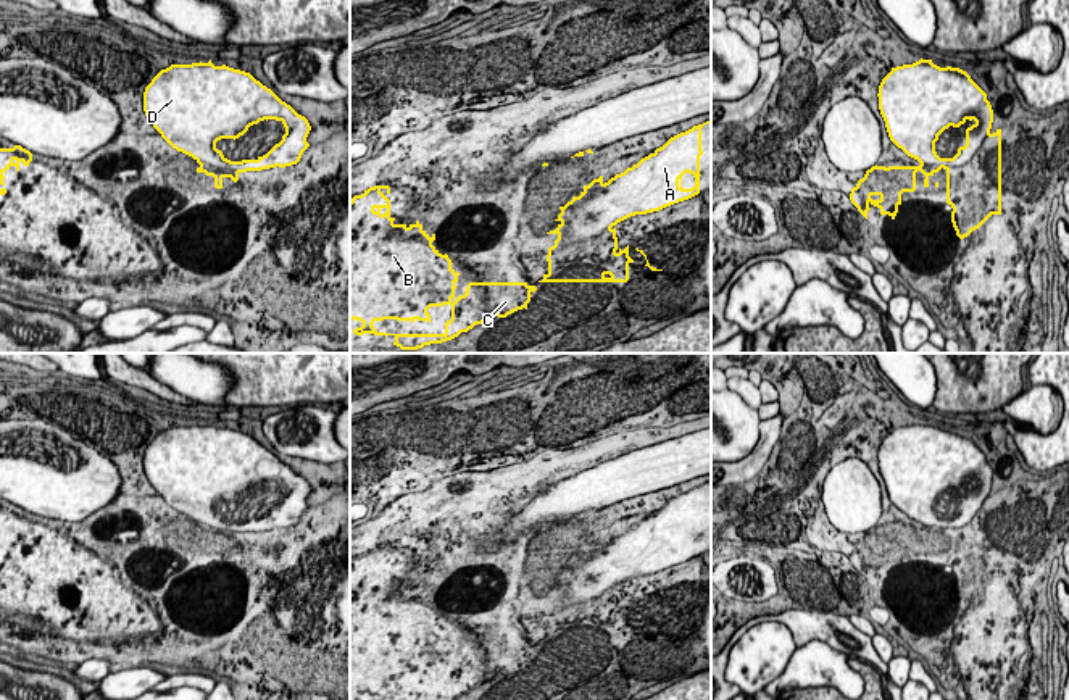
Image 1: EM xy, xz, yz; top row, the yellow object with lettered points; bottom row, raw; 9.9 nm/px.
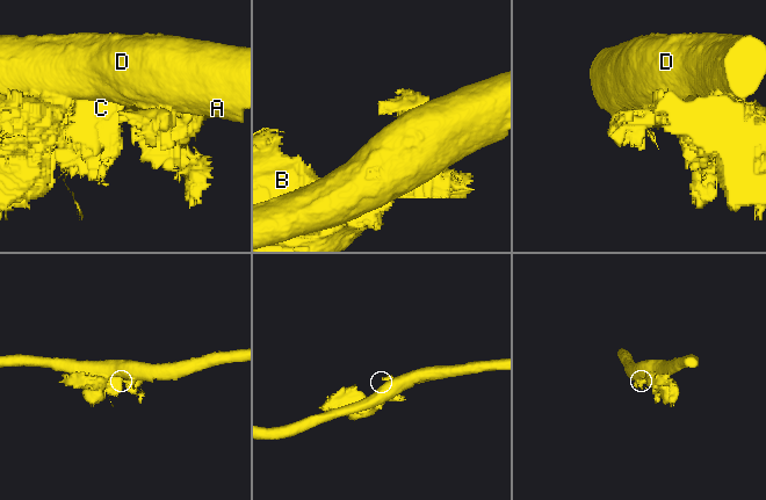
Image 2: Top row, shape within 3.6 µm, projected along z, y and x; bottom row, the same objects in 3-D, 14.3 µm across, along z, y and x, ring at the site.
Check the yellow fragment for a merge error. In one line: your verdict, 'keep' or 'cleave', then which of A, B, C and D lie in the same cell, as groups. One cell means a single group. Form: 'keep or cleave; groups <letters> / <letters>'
keep; groups A B C D

